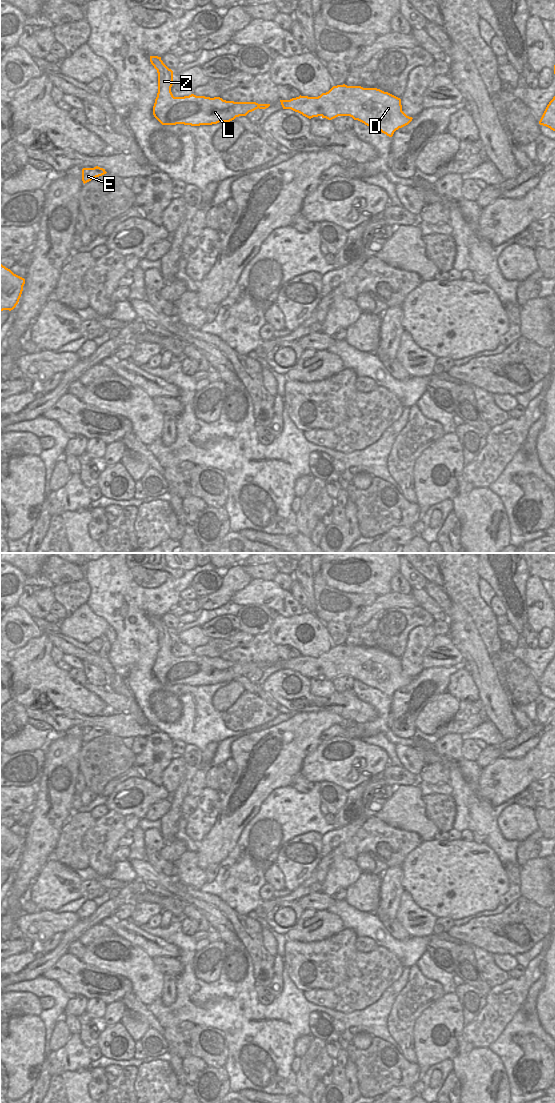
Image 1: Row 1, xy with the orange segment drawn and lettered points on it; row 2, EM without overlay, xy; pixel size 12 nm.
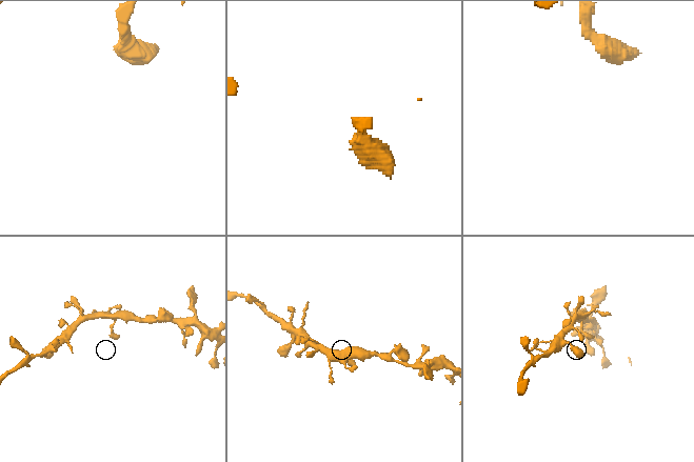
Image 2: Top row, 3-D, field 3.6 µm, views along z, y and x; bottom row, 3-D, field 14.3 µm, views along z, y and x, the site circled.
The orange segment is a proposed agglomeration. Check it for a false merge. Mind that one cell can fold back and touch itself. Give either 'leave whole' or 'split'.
leave whole

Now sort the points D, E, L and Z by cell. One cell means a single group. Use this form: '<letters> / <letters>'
D E L Z

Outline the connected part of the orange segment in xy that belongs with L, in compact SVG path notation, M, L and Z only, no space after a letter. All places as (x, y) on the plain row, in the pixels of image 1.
M150 616L150 622L158 633L158 653L153 666L153 675L162 685L184 684L191 686L212 685L219 682L230 682L239 676L246 676L256 669L266 669L270 664L256 662L226 661L220 657L205 657L191 654L184 657L174 657L171 652L173 631L161 620L161 617Z

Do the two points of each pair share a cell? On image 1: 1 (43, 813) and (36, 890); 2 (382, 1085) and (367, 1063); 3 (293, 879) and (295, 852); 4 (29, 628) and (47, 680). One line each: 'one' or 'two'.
1: two
2: one
3: one
4: two

